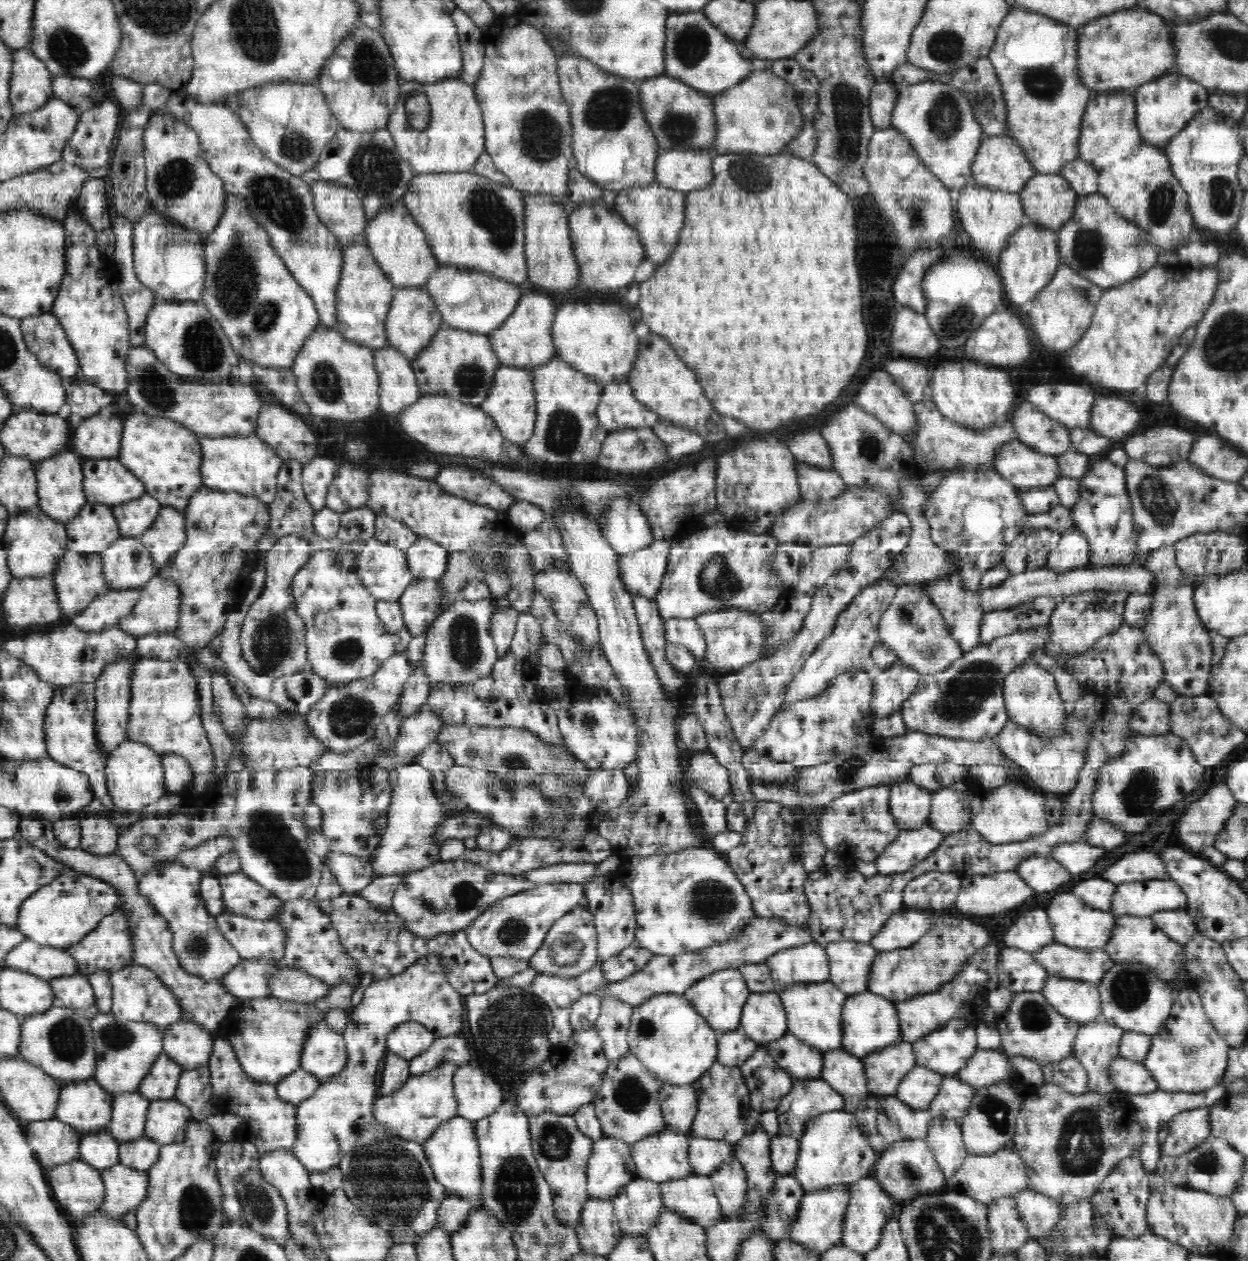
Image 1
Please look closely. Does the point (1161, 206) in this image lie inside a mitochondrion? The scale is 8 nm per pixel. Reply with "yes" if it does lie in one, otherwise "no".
yes

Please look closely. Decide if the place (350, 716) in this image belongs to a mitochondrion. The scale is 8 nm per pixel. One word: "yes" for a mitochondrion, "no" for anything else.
yes

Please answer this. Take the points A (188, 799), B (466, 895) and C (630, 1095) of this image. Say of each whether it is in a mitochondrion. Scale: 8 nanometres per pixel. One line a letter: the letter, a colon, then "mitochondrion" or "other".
A: other
B: mitochondrion
C: mitochondrion

